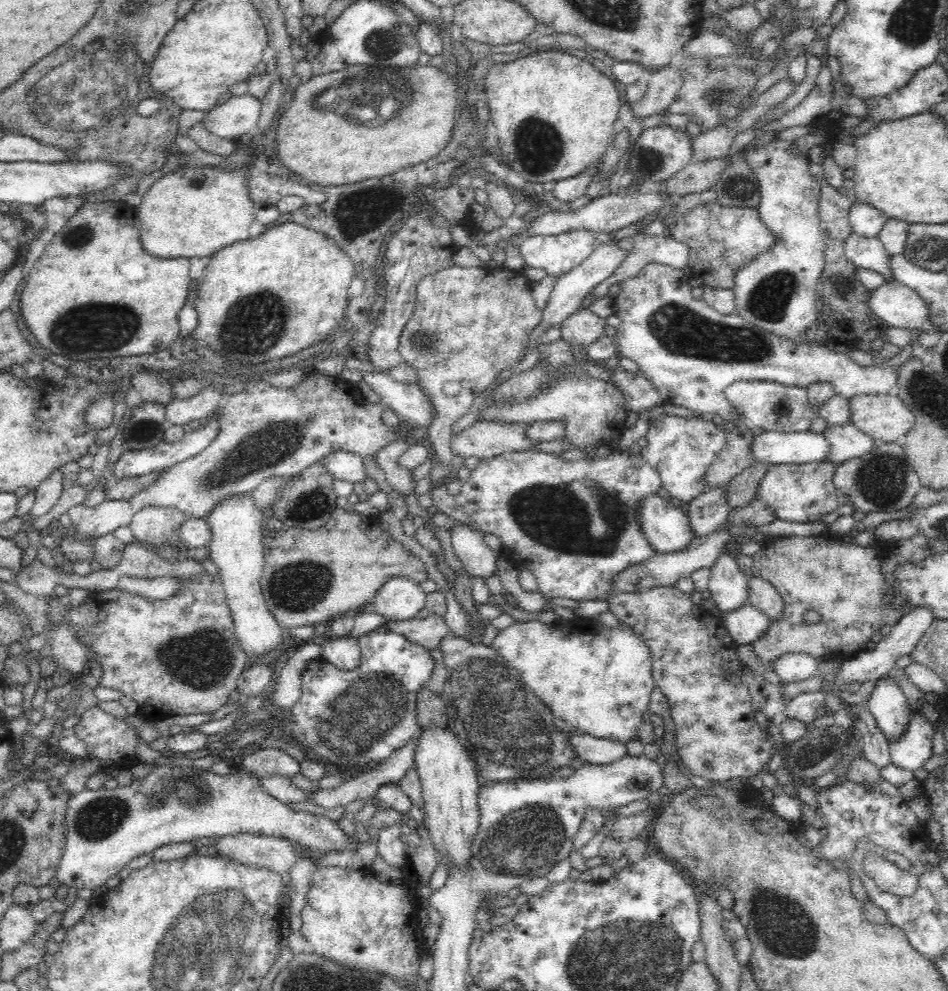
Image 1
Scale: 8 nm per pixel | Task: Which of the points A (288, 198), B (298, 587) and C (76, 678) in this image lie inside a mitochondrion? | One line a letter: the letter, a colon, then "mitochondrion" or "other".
A: other
B: mitochondrion
C: other

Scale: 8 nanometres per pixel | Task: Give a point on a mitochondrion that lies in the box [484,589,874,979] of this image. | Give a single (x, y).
(795, 929)

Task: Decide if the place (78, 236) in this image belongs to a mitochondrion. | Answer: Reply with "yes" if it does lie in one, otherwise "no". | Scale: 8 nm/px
yes

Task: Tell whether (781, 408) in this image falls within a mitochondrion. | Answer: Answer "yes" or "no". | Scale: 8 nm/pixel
no

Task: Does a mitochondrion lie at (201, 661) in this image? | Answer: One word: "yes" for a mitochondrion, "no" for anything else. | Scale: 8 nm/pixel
yes

